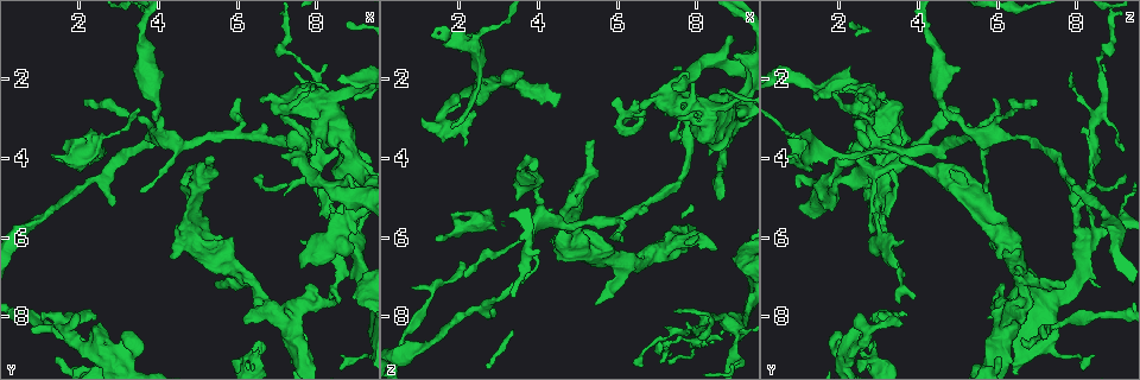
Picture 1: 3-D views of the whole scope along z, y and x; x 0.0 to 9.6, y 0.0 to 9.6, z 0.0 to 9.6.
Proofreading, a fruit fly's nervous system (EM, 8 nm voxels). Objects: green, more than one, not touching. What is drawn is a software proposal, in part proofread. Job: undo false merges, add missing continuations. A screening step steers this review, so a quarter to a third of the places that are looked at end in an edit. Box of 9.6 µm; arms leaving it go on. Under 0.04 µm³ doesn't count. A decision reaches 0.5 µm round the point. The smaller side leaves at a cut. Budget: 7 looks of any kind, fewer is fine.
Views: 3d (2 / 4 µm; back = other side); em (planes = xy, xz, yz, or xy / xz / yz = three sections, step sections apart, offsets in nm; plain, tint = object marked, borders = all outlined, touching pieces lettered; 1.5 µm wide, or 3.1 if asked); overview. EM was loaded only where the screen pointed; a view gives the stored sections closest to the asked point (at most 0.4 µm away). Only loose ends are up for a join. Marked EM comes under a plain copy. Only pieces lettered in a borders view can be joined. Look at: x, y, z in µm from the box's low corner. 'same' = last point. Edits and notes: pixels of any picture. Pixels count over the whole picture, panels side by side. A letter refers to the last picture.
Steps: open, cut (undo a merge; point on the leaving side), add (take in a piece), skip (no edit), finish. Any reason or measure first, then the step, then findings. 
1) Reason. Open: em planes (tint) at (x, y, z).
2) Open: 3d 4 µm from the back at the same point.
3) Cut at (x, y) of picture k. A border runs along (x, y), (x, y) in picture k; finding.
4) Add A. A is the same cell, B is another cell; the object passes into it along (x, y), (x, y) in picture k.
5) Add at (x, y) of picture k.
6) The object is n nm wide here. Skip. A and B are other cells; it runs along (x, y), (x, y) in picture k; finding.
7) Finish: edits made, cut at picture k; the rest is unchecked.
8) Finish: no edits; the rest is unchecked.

Thin end. Open: 3d 2 µm at (8.55, 7.70, 3.50).

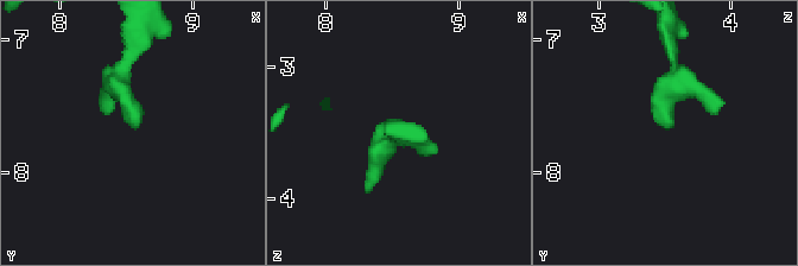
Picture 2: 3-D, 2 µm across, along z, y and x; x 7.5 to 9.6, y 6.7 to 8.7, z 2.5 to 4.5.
Open: em yz step 8 (tint) at (8.52, 7.66, 3.52).

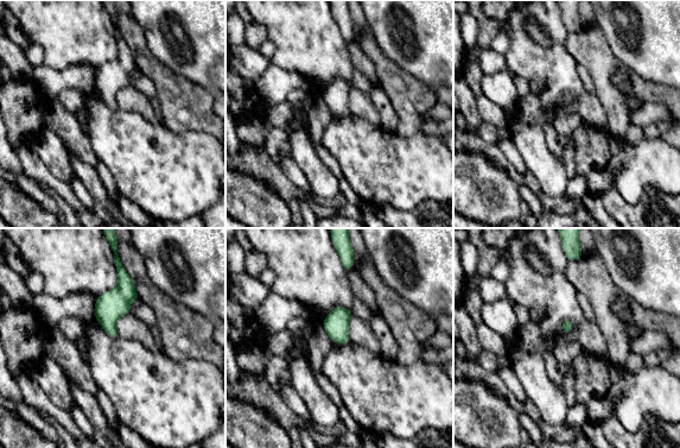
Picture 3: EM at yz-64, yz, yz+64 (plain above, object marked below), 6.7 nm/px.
Cut it another way. Open: em xz step 8 (borders) at the same point.

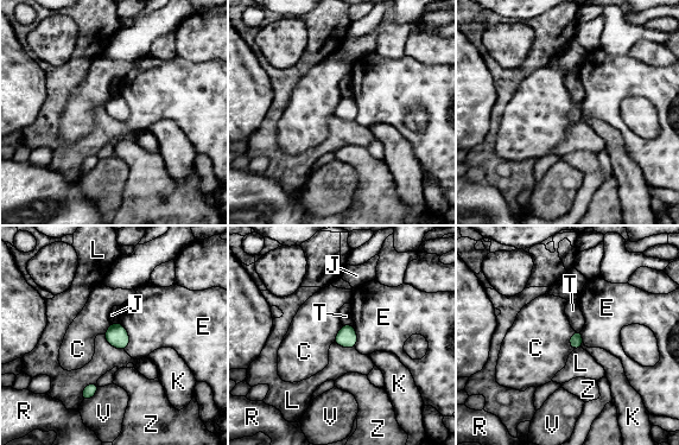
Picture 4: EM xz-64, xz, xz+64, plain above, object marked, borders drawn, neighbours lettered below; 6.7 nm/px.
The longest contact is with E, 200 nm. Skip. C, E, J, K, L, R, T, V and Z are other cells; a border runs along (575, 331), (569, 341), (572, 349) in picture 4; no lettered piece goes on from it.

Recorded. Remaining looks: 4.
Branch stops here. Open: 3d 4 µm at (7.65, 6.10, 3.65).

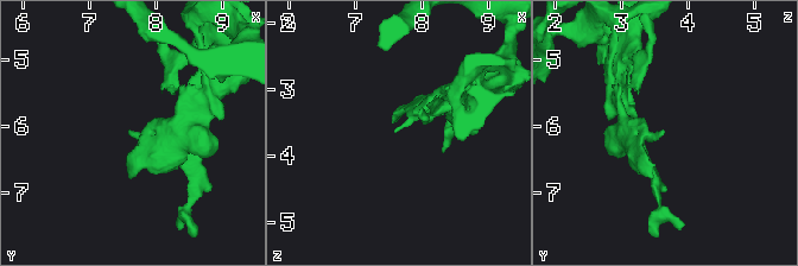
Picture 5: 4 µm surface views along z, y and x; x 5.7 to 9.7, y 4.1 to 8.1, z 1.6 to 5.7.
Now the EM. Open: em planes (borders) at (7.55, 6.05, 3.60).

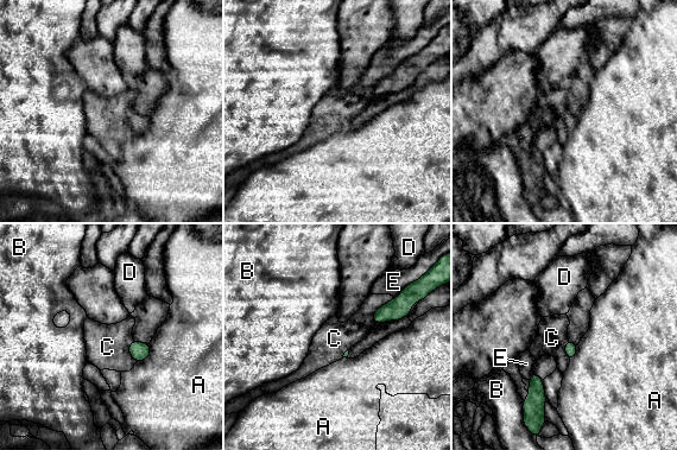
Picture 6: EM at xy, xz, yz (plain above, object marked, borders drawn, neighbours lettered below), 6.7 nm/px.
The longest contact is with C, 220 nm. Skip. A, B, C, D and E are other cells; a border runs along (393, 297), (375, 310), (374, 323) in picture 6; none of them fits.

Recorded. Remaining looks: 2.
Open: em planes (borders) at (8.60, 2.80, 5.05).

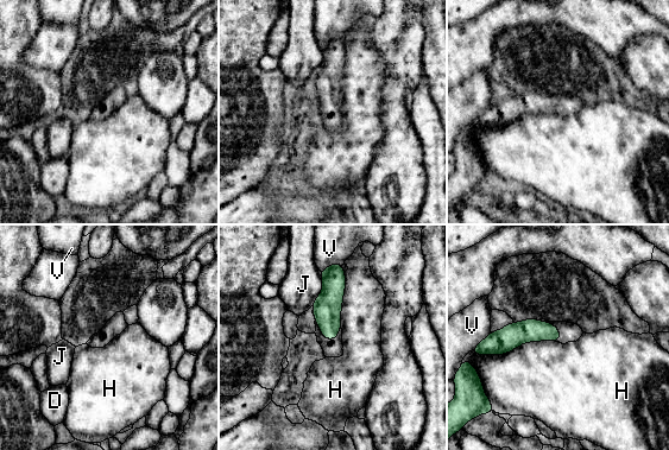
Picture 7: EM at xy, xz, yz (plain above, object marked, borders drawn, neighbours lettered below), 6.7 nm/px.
The object is 130 nm wide here. Skip. D, H, J and V are other cells; a border runs along (555, 340), (480, 355) in picture 7; none of them fits.

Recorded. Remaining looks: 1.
Finish: no edits; the rest is unchecked.

